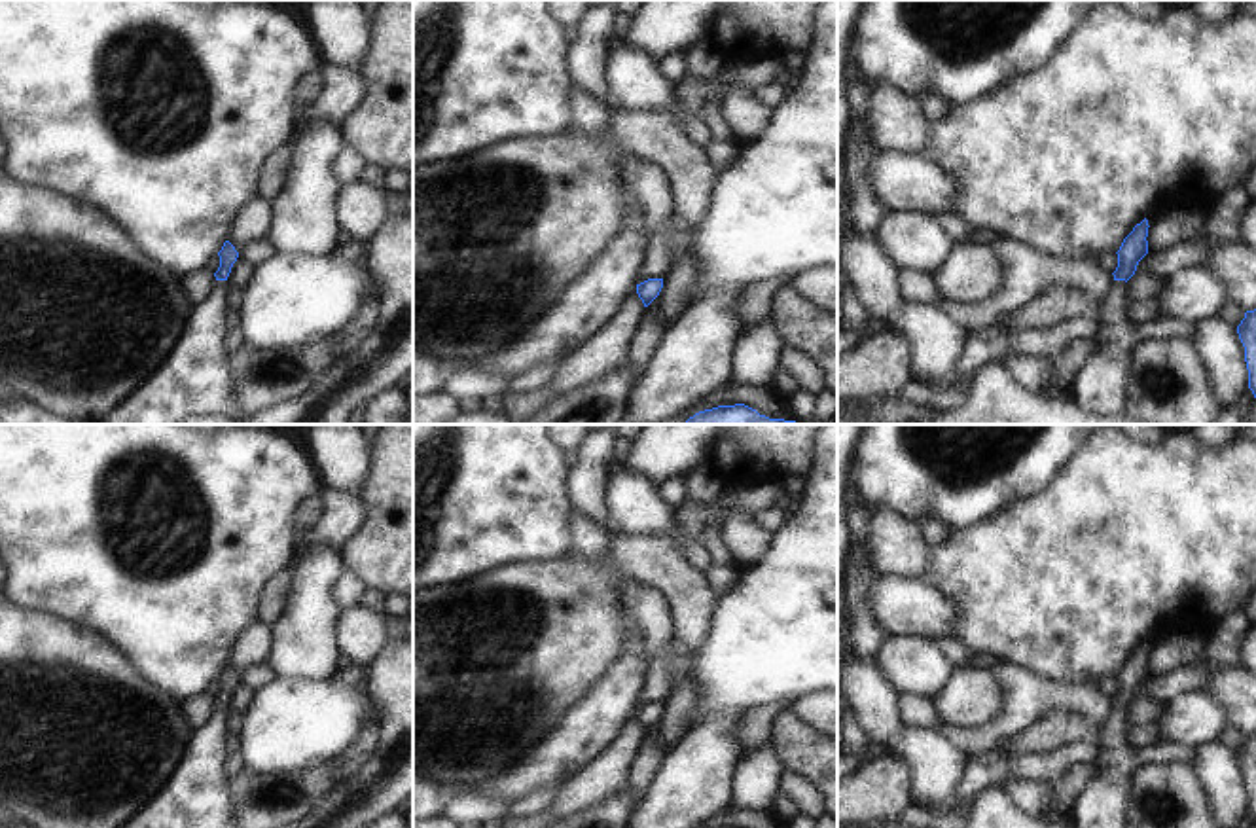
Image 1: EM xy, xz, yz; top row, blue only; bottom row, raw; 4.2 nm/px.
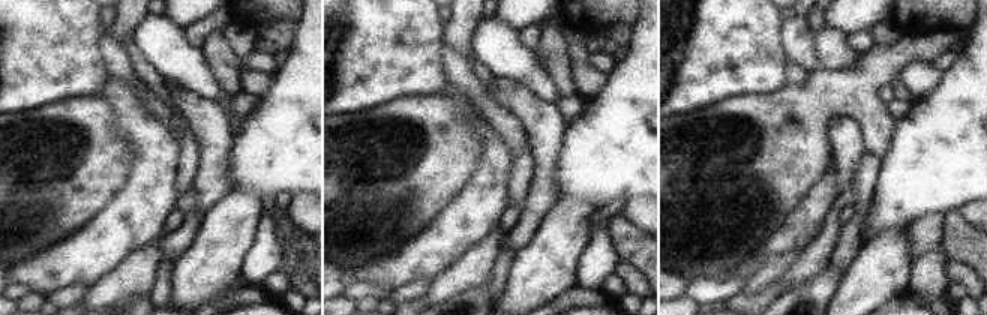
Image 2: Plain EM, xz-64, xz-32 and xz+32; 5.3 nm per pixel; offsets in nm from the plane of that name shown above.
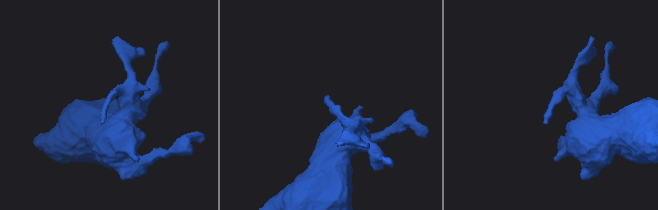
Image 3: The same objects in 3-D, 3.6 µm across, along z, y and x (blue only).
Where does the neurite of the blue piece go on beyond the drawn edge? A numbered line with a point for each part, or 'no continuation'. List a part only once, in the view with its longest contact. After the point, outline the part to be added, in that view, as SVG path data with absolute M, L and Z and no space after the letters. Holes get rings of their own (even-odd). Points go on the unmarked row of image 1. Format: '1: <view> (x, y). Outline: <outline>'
no continuation

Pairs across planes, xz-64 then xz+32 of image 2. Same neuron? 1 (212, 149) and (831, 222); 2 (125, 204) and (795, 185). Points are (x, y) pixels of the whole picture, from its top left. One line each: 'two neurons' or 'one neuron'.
1: two neurons
2: two neurons

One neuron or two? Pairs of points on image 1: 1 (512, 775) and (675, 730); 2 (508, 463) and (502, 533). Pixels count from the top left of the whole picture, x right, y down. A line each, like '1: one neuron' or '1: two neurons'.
1: two neurons
2: one neuron

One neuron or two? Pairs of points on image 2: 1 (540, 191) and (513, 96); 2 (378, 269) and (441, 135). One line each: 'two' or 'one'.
1: one
2: two

